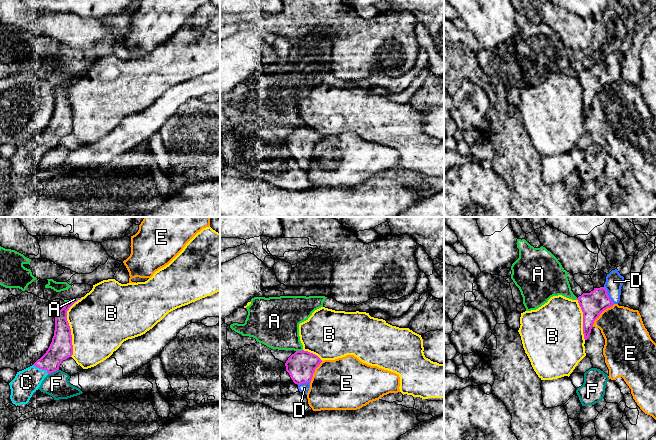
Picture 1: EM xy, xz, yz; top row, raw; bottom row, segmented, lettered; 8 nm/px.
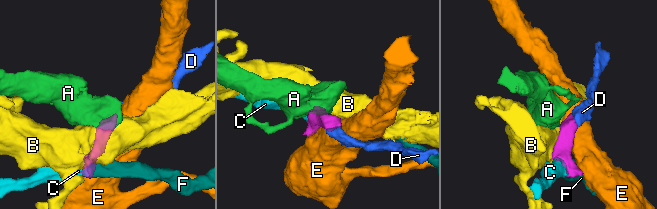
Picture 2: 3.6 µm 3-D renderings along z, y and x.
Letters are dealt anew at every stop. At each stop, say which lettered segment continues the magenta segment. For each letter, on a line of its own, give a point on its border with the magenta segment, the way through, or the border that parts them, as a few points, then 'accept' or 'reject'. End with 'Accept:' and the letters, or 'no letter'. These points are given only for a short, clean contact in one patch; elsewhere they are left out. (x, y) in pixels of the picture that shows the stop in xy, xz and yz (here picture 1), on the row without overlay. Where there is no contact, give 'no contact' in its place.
A: contact xz (299, 127); border xz (302, 125), (296, 127); reject
B: contact xy (69, 102); reject
C: contact xy (41, 144); accept
D: contact yz (607, 71); way yz (592, 80), (607, 71), (612, 66), (614, 57); accept
E: contact yz (601, 88); reject
F: contact xy (53, 147); reject
Accept: C, D

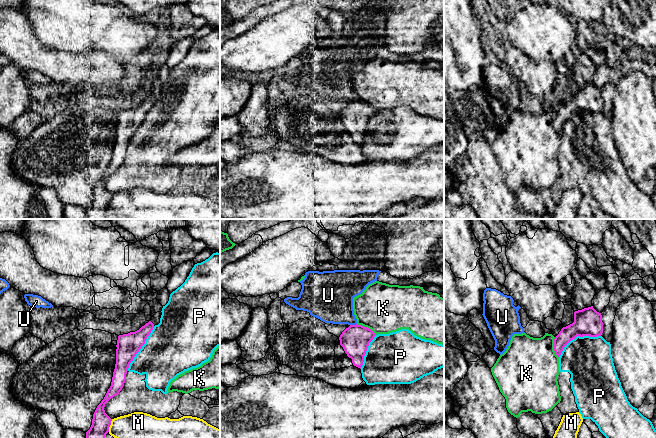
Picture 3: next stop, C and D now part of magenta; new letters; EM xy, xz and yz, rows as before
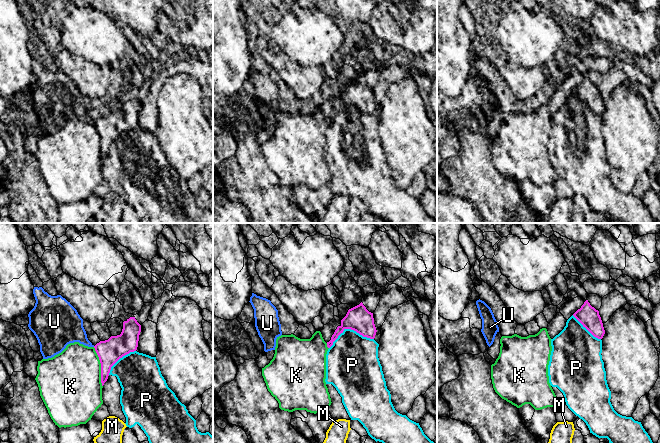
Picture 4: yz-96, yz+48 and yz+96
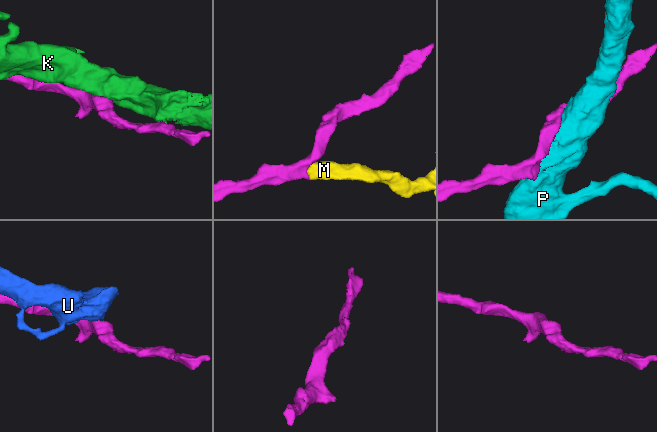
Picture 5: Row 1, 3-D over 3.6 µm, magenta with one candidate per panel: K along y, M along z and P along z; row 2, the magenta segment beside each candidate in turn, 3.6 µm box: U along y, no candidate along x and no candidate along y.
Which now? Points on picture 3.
K: contact yz (554, 123); reject
M: contact xy (109, 201); reject
P: contact yz (577, 111); reject
U: contact xz (353, 101); border xz (356, 99), (350, 101); reject
Accept: no letter

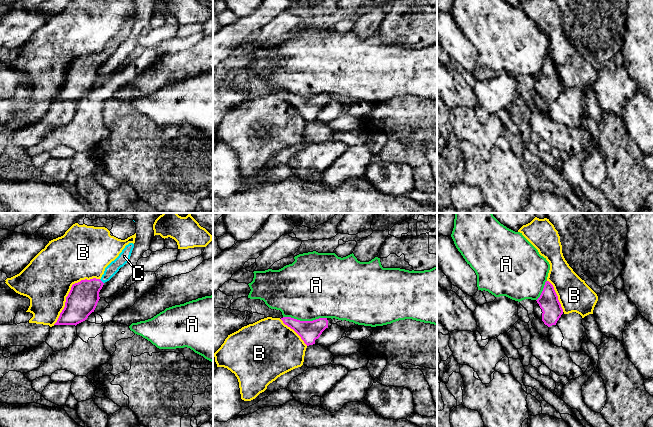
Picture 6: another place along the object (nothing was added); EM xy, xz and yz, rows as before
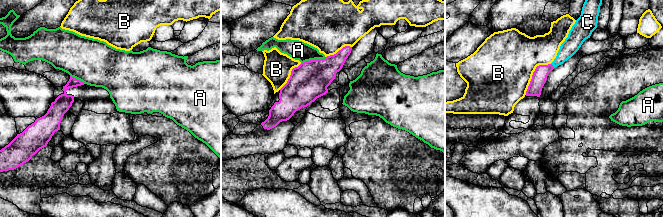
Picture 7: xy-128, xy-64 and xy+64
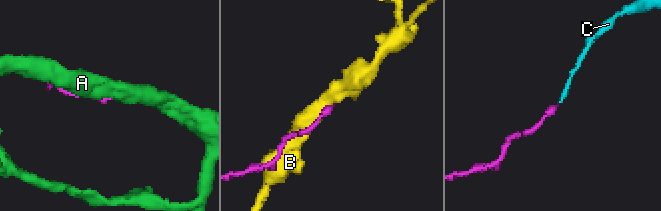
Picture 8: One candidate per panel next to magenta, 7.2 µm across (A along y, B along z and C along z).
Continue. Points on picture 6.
A: contact xz (305, 97); reject
B: contact xy (70, 67); reject
C: contact xy (101, 57); way xy (83, 73), (101, 57), (122, 35); accept
Accept: C

